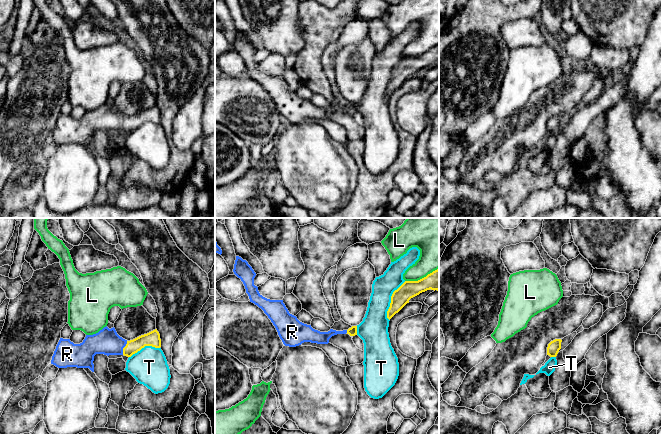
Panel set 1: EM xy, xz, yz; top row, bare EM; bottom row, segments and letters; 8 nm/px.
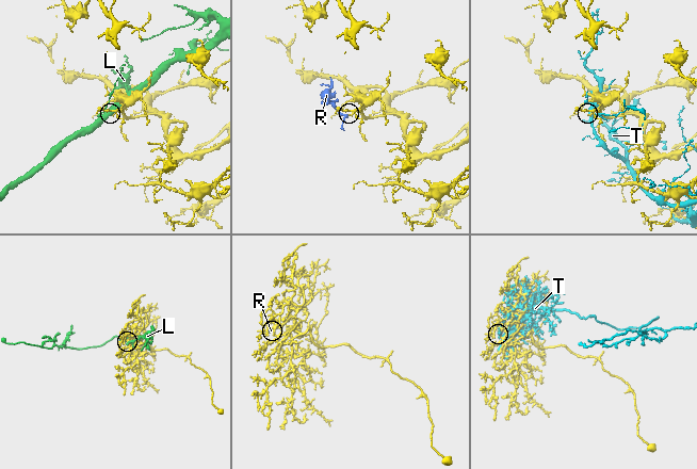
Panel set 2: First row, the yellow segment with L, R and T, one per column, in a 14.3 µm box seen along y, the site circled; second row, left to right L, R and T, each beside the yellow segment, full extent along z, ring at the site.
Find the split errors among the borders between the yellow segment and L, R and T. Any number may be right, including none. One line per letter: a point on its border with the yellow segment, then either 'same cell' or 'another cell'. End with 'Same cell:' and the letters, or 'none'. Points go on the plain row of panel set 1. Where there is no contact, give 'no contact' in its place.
L: xz (422, 54) | another cell
R: xy (123, 124) | same cell
T: xz (391, 76) | another cell
Same cell: R

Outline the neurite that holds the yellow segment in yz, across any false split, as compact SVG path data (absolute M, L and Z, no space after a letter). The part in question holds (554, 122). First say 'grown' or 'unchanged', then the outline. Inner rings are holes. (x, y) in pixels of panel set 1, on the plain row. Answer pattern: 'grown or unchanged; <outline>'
unchanged; M555 115L548 120L547 131L550 133L556 133L559 126L561 125L561 115Z

